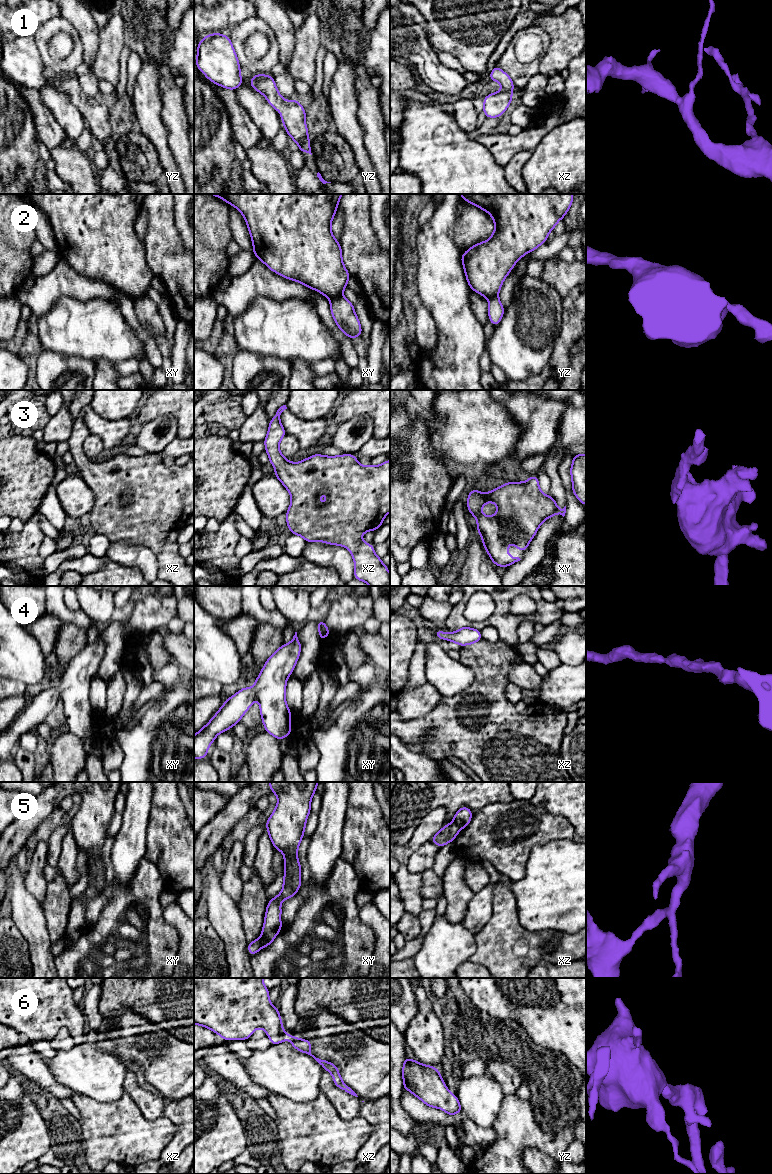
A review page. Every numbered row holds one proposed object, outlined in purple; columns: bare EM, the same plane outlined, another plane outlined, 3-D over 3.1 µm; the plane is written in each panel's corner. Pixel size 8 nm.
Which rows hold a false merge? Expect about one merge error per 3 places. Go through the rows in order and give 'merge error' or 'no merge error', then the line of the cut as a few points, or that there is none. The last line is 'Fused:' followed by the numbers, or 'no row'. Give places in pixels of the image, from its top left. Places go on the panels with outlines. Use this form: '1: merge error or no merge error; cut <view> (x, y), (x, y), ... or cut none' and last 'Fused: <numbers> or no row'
1: no merge error; cut none
2: merge error; cut xy (341, 294), (330, 300)
3: no merge error; cut none
4: no merge error; cut none
5: merge error; cut xy (260, 937), (261, 948)
6: no merge error; cut none
Fused: 2, 5

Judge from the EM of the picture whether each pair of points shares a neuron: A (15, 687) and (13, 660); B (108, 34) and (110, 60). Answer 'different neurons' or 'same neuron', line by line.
A: different neurons
B: same neuron

